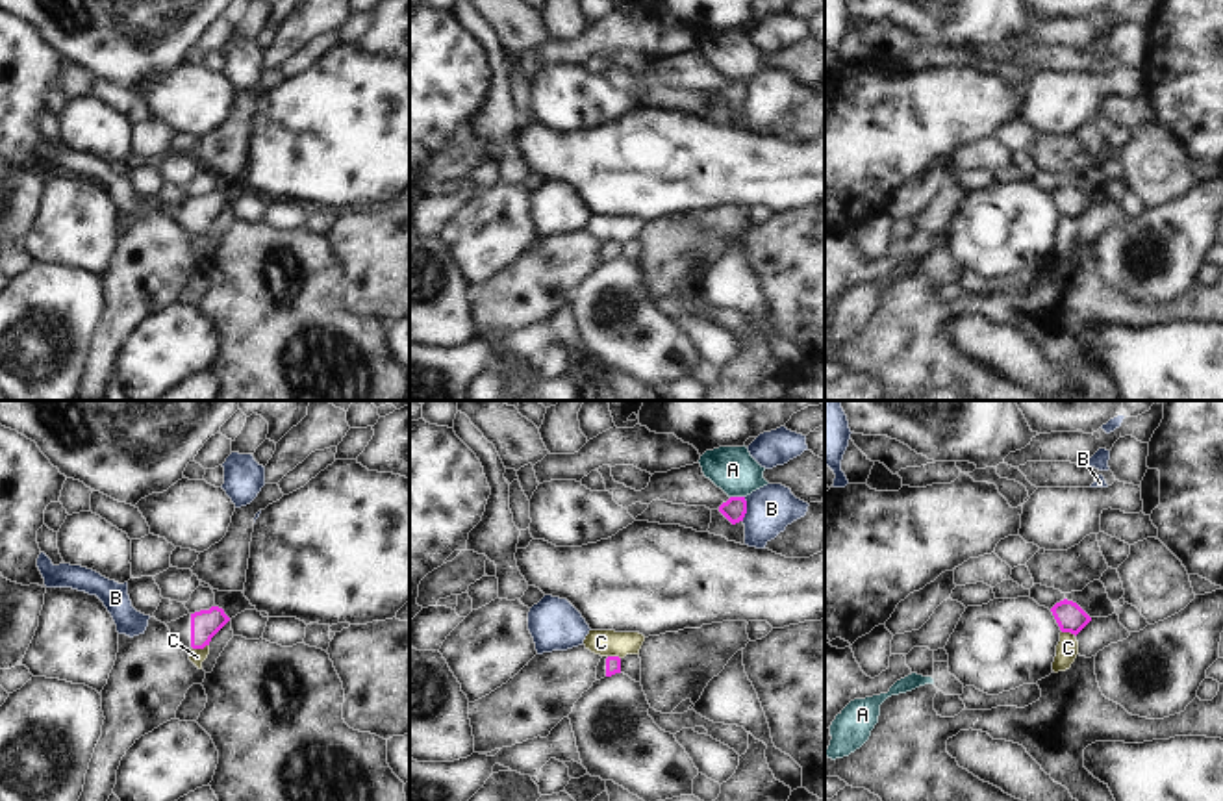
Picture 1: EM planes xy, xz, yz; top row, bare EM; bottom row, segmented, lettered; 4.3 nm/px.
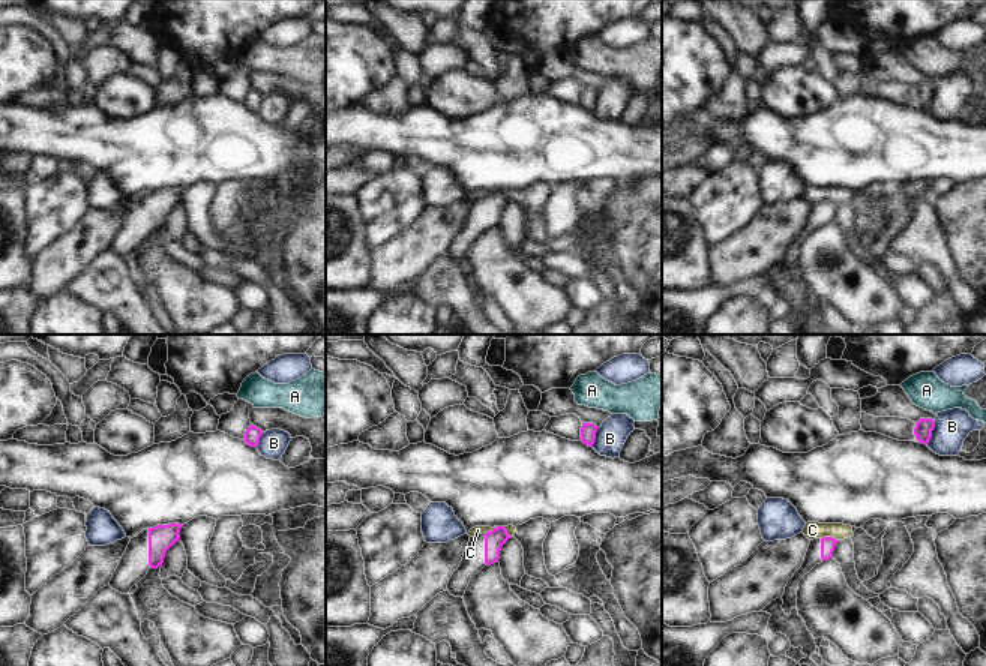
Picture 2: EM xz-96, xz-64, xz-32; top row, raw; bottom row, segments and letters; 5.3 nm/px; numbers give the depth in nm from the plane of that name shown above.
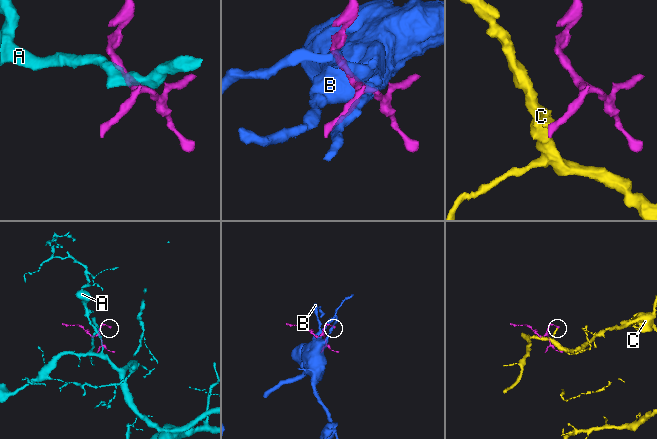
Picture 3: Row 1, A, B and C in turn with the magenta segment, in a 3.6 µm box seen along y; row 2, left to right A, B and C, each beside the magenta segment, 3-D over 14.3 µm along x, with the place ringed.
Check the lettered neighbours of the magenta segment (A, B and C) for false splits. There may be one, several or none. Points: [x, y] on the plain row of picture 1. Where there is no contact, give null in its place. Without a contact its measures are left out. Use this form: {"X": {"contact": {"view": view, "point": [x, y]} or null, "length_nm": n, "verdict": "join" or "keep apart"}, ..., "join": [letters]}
{"A": {"contact": {"view": "xz", "point": [738, 82]}, "length_nm": 60, "verdict": "keep apart"}, "B": {"contact": {"view": "xz", "point": [745, 93]}, "length_nm": 110, "verdict": "keep apart"}, "C": {"contact": {"view": "xy", "point": [201, 232]}, "length_nm": 80, "verdict": "keep apart"}, "join": []}

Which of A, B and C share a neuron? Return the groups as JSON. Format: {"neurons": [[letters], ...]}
{"neurons": [["A"], ["B"], ["C"]]}

